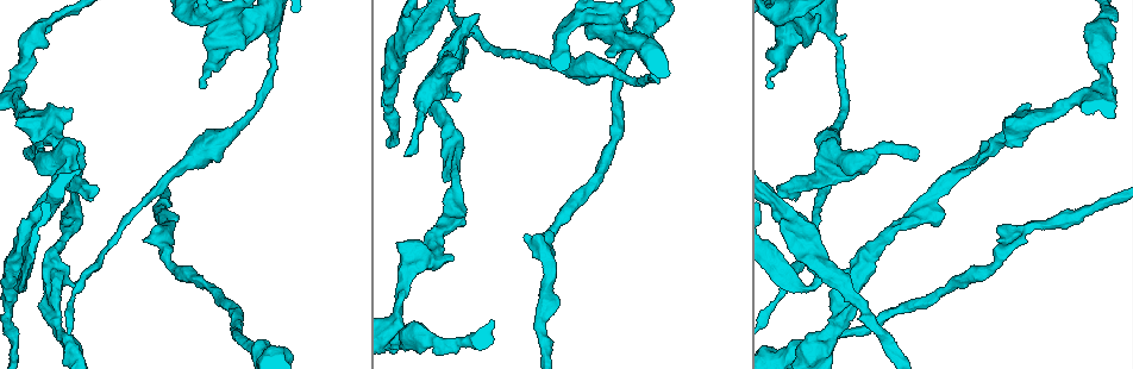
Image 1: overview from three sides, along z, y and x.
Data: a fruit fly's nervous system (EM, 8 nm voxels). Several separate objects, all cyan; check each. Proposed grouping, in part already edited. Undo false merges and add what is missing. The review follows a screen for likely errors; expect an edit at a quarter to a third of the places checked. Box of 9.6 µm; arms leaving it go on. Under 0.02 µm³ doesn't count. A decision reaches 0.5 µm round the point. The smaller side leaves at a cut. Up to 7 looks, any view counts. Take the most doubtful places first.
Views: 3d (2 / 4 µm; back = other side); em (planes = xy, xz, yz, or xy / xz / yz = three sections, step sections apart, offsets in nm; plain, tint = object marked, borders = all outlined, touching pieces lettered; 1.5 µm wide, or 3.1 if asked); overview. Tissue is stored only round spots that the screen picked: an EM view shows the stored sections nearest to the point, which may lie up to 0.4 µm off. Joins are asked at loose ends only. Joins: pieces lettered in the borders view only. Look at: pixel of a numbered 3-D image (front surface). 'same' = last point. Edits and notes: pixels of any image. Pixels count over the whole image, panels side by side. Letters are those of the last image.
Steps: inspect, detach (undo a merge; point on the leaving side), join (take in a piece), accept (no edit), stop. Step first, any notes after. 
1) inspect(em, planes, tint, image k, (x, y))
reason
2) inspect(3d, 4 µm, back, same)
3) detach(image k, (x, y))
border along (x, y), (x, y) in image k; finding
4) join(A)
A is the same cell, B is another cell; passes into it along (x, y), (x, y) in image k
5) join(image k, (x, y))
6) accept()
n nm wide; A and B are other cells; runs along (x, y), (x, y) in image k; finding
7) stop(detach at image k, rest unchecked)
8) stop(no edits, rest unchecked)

inspect(3d, 4 µm, image 1, (234, 18))
sudden change in width

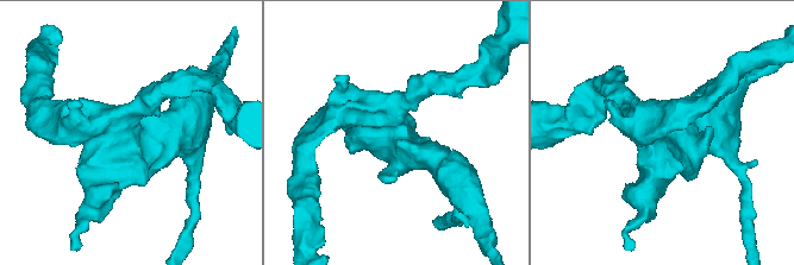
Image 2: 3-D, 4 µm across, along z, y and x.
inspect(em, yz, step 8, tint, image 2, (130, 134))
4 arms

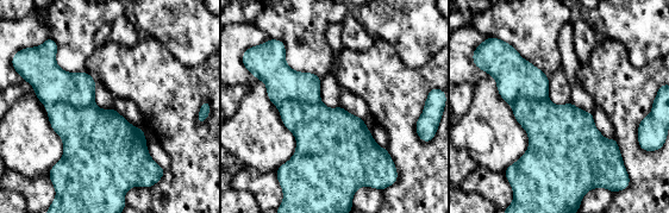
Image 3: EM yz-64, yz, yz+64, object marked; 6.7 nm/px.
inspect(em, yz, step 8, borders, same)

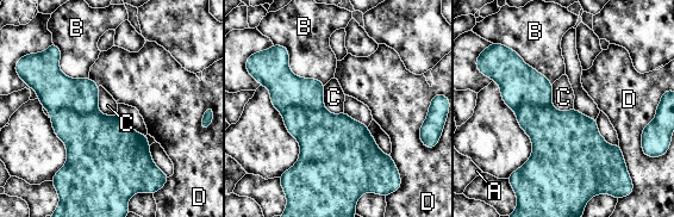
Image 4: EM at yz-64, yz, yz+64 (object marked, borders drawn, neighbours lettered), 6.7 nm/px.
detach(image 4, (55, 91))
140 nm wide; A, B, C and D are other cells; border along (97, 109), (58, 109), (51, 116) in image 4; two neurons meet here

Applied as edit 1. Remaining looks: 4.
inspect(overview)
see it whole again

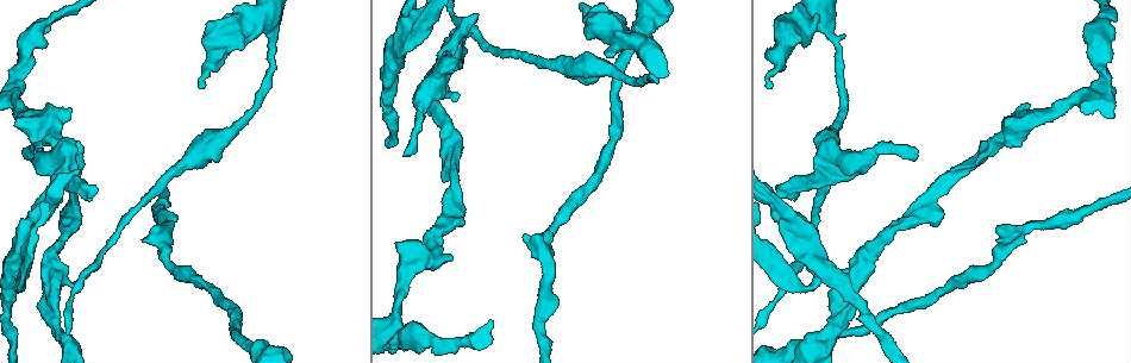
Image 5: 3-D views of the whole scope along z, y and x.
inspect(3d, 2 µm, image 5, (448, 257))
thick end

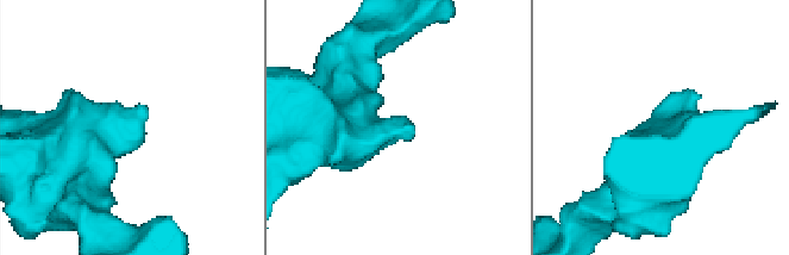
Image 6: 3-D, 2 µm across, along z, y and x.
inspect(em, planes, borders, image 6, (405, 131))
need the tissue

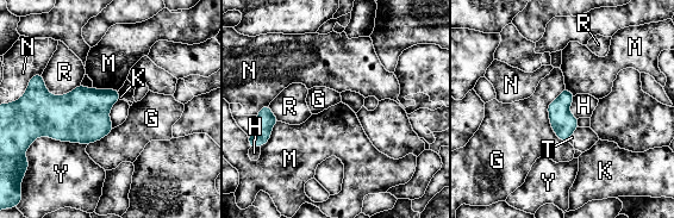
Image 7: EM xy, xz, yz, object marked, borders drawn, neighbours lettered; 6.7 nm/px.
accept()
Y touches over 380 nm; G, H, K, M, N, R, T and Y are other cells; border along (574, 95), (569, 111), (578, 118) in image 7; none of them fits

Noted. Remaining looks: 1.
inspect(em, planes, borders, image 5, (24, 64))
thick turns thin

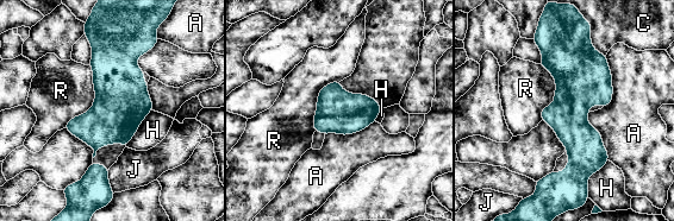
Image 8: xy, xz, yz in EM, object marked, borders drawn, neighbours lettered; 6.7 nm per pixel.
accept()
A, C, H, J and R are other cells; border along (605, 55), (612, 100), (603, 107) in image 8; continuous, no second neuron

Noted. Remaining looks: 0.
stop(detach at image 4, rest unchecked)

